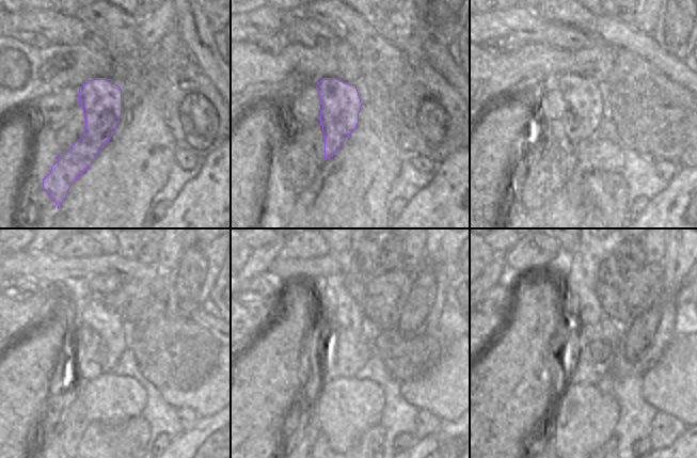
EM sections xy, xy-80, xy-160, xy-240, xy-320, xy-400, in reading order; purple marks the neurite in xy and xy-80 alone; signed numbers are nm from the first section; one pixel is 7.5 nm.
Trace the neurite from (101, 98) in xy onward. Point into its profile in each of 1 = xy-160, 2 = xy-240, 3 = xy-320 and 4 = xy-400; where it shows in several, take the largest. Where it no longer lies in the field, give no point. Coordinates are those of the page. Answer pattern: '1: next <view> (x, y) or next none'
1: next xy-160 (584, 113)
2: next xy-240 (93, 314)
3: next xy-320 (336, 309)
4: next xy-400 (577, 297)

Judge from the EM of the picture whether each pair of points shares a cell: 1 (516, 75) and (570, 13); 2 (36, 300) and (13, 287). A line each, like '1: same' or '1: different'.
1: different
2: different

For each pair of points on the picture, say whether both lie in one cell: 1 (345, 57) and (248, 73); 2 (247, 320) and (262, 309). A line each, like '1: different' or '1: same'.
1: same
2: same

